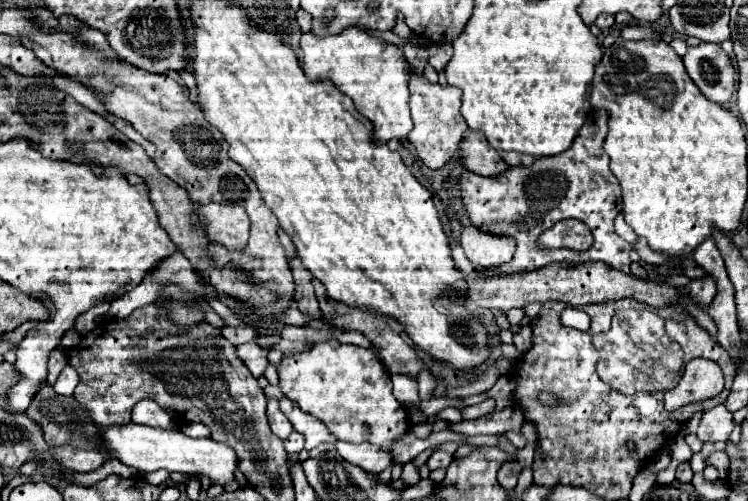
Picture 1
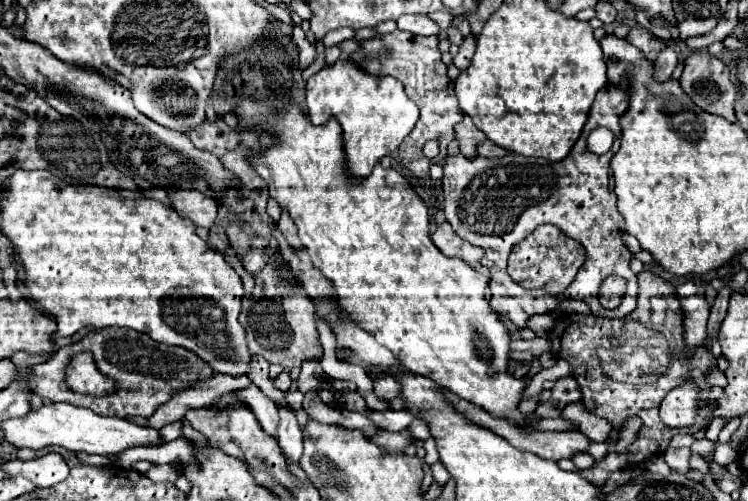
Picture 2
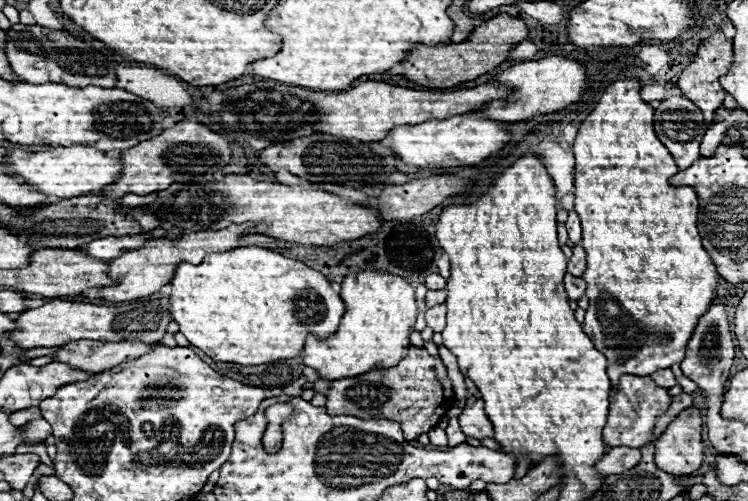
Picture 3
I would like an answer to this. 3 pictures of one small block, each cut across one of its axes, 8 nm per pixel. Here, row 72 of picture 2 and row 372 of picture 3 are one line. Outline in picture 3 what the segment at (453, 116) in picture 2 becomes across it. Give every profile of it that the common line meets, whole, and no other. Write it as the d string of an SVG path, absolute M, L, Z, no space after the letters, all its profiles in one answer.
M408 348L408 356L398 366L388 370L372 370L354 378L334 380L326 394L326 410L330 416L350 414L356 418L396 420L402 426L406 440L416 440L420 434L438 426L454 400L452 382L440 358L434 358L426 348Z

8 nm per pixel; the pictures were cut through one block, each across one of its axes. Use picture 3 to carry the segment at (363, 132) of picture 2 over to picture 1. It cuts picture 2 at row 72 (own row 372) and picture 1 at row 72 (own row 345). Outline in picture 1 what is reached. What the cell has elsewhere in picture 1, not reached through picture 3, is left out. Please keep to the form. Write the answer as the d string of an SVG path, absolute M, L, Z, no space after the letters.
M350 26L334 36L316 36L312 30L302 34L302 68L310 80L332 80L340 92L352 96L360 114L374 122L374 138L378 142L388 142L392 138L406 138L412 130L410 118L410 66L406 62L404 52L384 42L382 38L374 38L366 28Z

